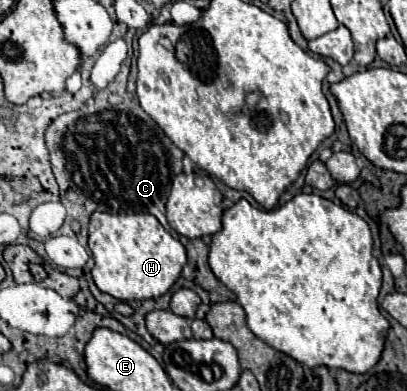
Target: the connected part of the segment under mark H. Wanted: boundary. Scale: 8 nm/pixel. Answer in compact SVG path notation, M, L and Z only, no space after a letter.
M95 211L89 223L89 249L95 259L95 267L91 269L95 285L113 295L119 301L133 299L155 299L169 291L169 287L179 279L181 269L185 265L185 247L179 239L175 239L165 227L149 213L133 213L133 215L109 215Z

